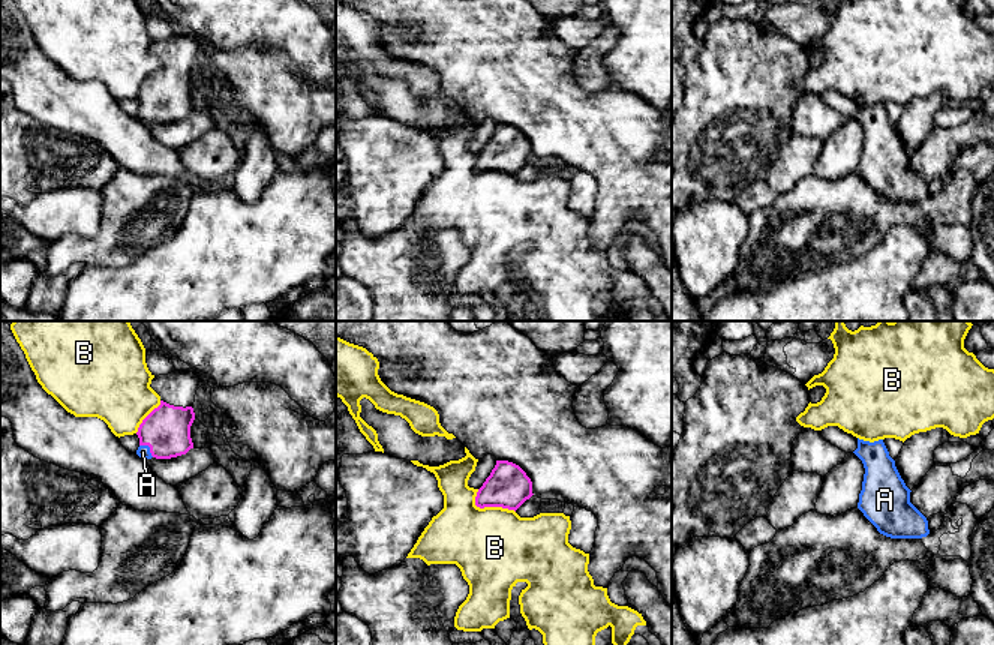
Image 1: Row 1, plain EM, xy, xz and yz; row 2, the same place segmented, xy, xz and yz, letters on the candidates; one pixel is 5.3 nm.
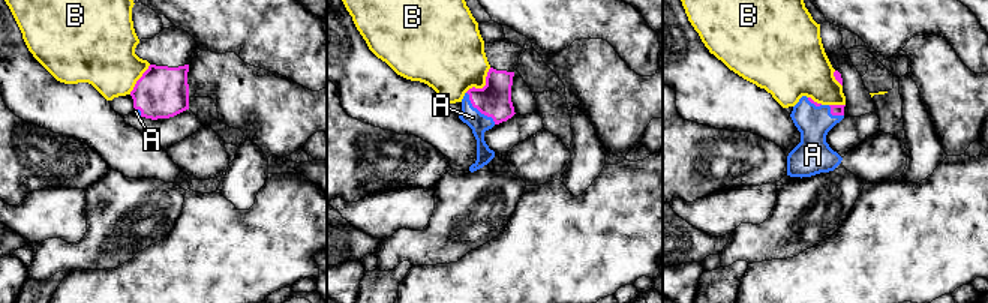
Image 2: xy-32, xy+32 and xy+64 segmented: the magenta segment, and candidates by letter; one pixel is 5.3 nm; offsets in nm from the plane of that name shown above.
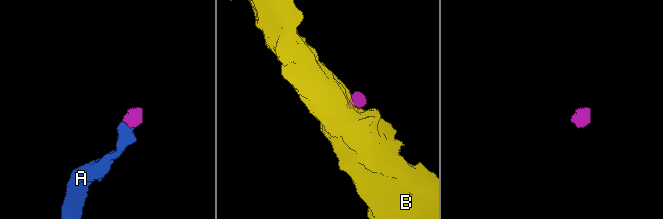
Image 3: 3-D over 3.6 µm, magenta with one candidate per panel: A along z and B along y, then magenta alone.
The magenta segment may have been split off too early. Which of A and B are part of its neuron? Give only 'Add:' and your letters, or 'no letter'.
Add: A

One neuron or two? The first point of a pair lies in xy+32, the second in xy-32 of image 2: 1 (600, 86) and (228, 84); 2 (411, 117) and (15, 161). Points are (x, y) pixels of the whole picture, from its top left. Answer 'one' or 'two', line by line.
1: one
2: two

